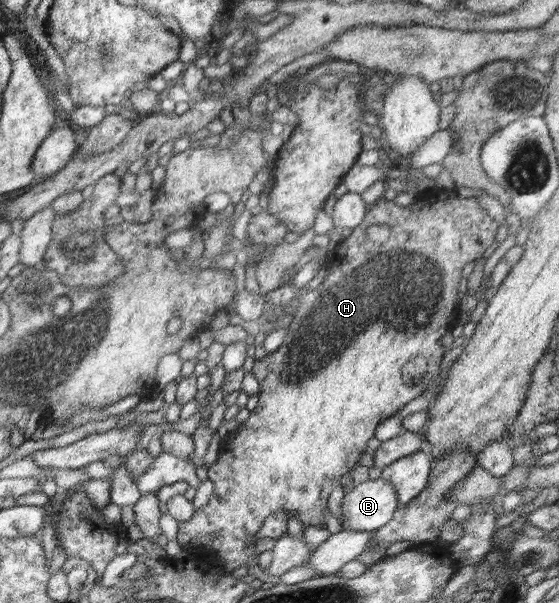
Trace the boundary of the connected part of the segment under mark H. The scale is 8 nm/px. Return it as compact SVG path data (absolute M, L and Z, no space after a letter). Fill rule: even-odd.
M454 190L433 191L427 197L416 200L406 207L399 206L393 200L387 200L385 197L379 198L370 205L365 219L361 223L361 227L371 225L389 225L391 236L383 244L377 245L369 240L359 243L359 237L355 237L355 233L353 233L349 239L343 239L342 243L331 252L330 260L324 265L331 271L324 278L322 284L313 289L299 289L295 297L298 306L292 313L293 320L287 328L282 345L274 352L259 356L259 360L255 362L251 371L260 384L257 407L250 411L246 422L239 424L235 437L229 437L225 440L225 443L221 445L221 451L218 451L217 460L208 468L208 479L215 484L213 497L205 507L196 509L188 520L178 522L179 530L176 540L182 549L204 553L225 571L242 571L251 565L252 558L257 557L257 551L255 551L255 542L250 544L250 537L253 537L261 529L265 517L269 517L275 511L287 511L288 515L298 517L298 520L302 521L305 527L325 526L323 509L327 506L329 494L335 487L346 483L344 478L353 467L358 465L361 455L365 453L367 441L371 437L375 437L376 427L384 419L393 420L393 416L406 403L413 401L415 397L419 397L425 390L429 389L439 376L442 356L446 351L439 341L449 330L458 332L460 326L459 318L462 314L457 304L457 290L459 281L463 277L463 267L471 261L480 259L485 250L493 245L497 231L499 231L499 224L479 207L476 198L459 197ZM212 533L216 533L216 536L212 540L208 540Z

